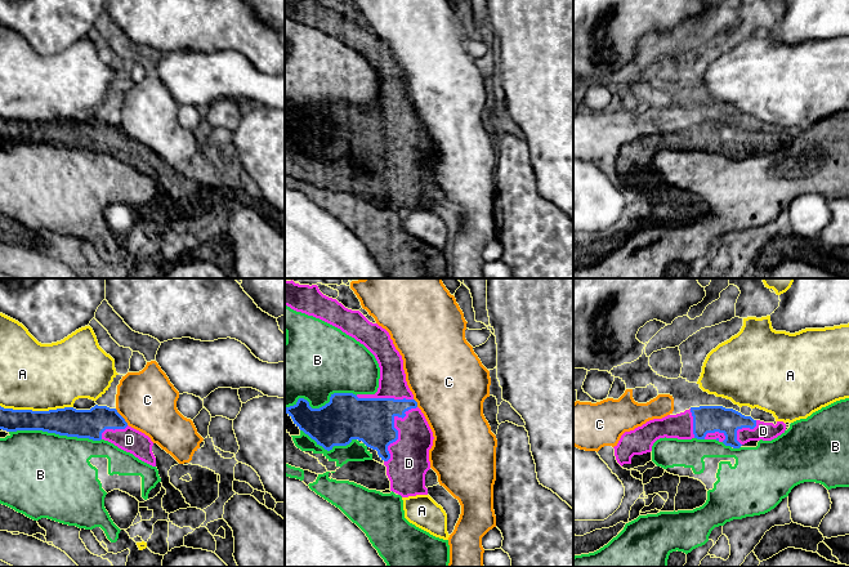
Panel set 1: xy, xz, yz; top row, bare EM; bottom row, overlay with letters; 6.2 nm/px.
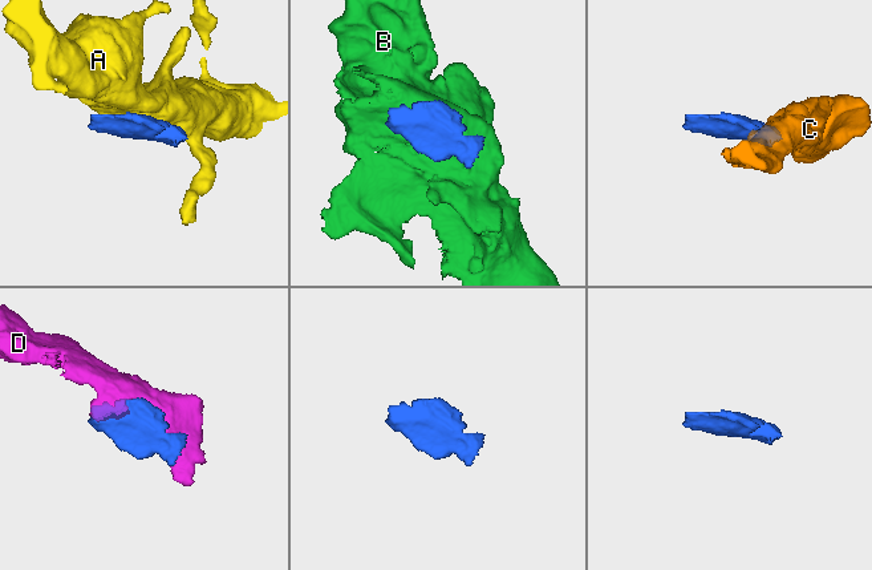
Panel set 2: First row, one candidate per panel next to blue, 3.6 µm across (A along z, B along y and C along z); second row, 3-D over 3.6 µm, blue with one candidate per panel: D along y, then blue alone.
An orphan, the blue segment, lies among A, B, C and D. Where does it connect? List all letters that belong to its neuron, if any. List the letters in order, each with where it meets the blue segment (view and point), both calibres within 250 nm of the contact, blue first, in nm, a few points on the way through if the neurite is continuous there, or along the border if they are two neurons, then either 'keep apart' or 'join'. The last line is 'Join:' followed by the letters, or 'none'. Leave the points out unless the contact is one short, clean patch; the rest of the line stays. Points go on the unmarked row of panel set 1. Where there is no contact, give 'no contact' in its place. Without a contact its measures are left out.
A: contact xy (36, 123); calibres 180 and 420 nm; keep apart
B: contact xy (56, 144); calibres 180 and 500 nm; keep apart
C: contact xy (121, 128); calibres 180 and 360 nm; border xy (115, 120), (128, 135); keep apart
D: contact xz (396, 141); calibres 280 and 240 nm; join
Join: D

